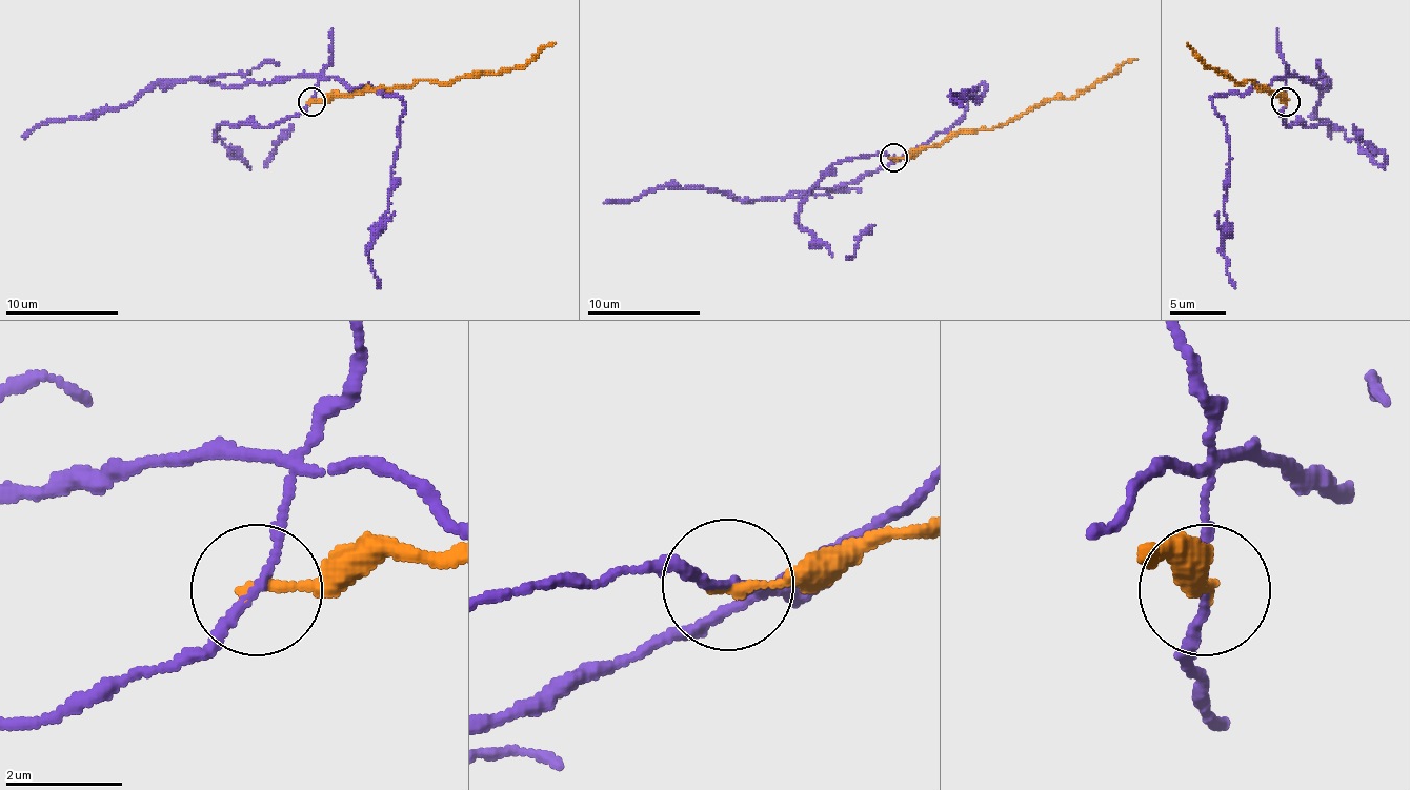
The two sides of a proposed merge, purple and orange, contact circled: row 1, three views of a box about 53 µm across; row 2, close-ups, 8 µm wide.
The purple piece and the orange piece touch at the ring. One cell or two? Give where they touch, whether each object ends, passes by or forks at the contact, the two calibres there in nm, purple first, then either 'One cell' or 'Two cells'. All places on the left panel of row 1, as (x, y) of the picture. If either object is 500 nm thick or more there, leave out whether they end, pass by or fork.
Place: (311, 101). At the ring purple passes by. At the ring orange ends. Thickness 130 nm (purple) against 190 nm. Two cells

